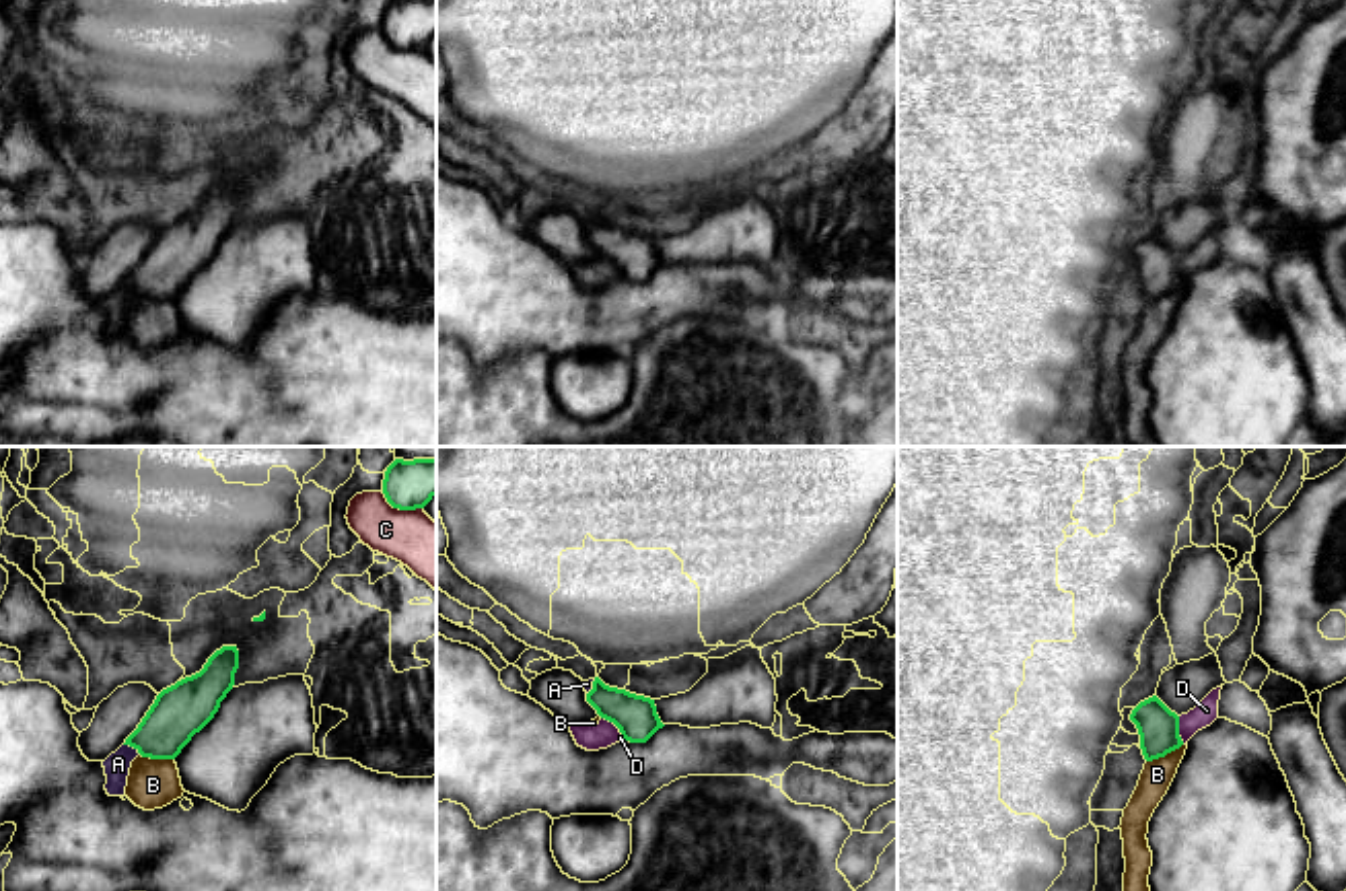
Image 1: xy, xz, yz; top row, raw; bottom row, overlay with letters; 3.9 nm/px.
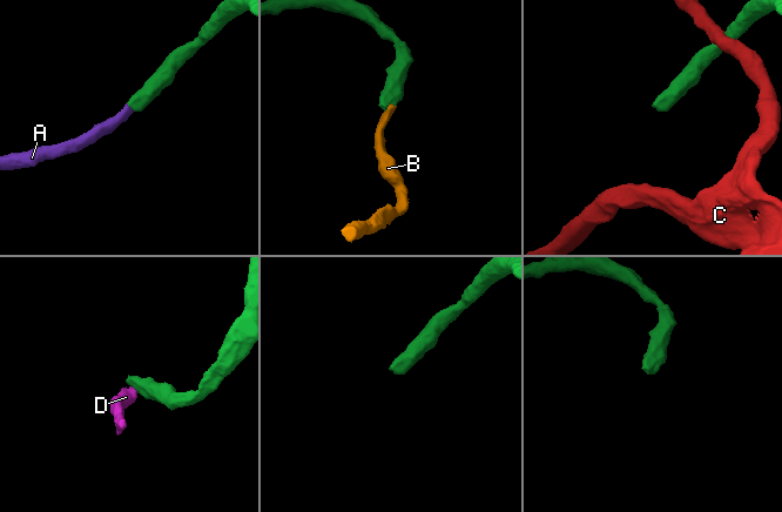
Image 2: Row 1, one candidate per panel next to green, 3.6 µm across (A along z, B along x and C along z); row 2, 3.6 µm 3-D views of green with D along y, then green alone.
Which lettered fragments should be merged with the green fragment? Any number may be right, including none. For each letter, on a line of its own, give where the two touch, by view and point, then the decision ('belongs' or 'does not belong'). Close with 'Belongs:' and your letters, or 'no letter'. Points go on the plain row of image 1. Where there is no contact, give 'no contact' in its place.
A: meets green in xy at (132, 284); belongs
B: meets green in yz at (1163, 295); does not belong
C: meets green in xy at (402, 48); does not belong
D: meets green in yz at (1178, 270); does not belong
Belongs: A

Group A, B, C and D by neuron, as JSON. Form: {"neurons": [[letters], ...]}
{"neurons": [["A"], ["B", "D"], ["C"]]}

